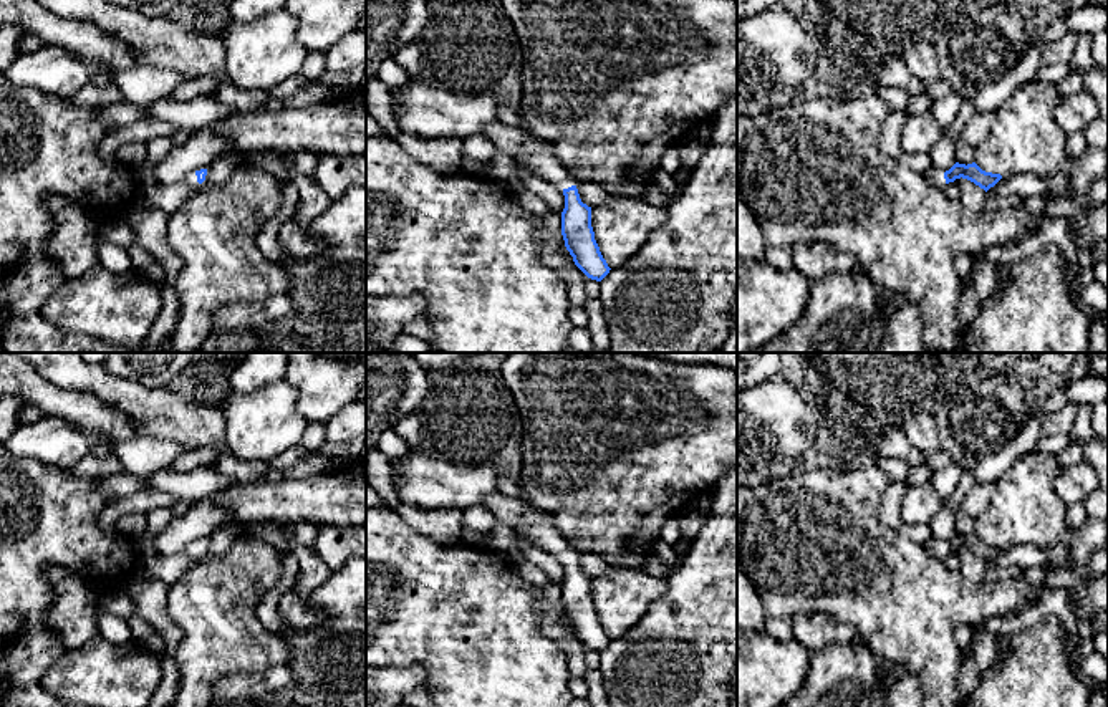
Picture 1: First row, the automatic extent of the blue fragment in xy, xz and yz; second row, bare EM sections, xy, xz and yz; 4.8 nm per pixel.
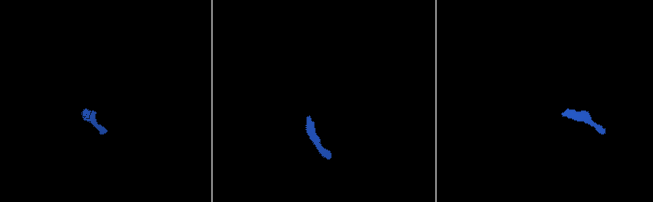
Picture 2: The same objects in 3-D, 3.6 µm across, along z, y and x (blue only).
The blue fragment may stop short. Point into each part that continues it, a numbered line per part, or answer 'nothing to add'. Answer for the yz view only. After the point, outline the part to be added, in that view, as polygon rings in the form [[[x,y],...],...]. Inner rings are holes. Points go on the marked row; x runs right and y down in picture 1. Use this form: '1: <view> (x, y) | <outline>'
1: yz (933, 176) | [[[929,166],[927,171],[923,172],[923,176],[932,185],[937,185],[937,187],[944,187],[946,185],[946,179],[944,179],[944,172],[942,171],[937,171],[937,169]]]

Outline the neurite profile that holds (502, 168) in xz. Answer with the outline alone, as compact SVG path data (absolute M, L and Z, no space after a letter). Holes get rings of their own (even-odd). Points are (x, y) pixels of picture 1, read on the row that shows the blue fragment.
M497 151L494 157L485 162L482 176L487 179L494 179L505 187L517 189L517 164L515 159L505 152Z

